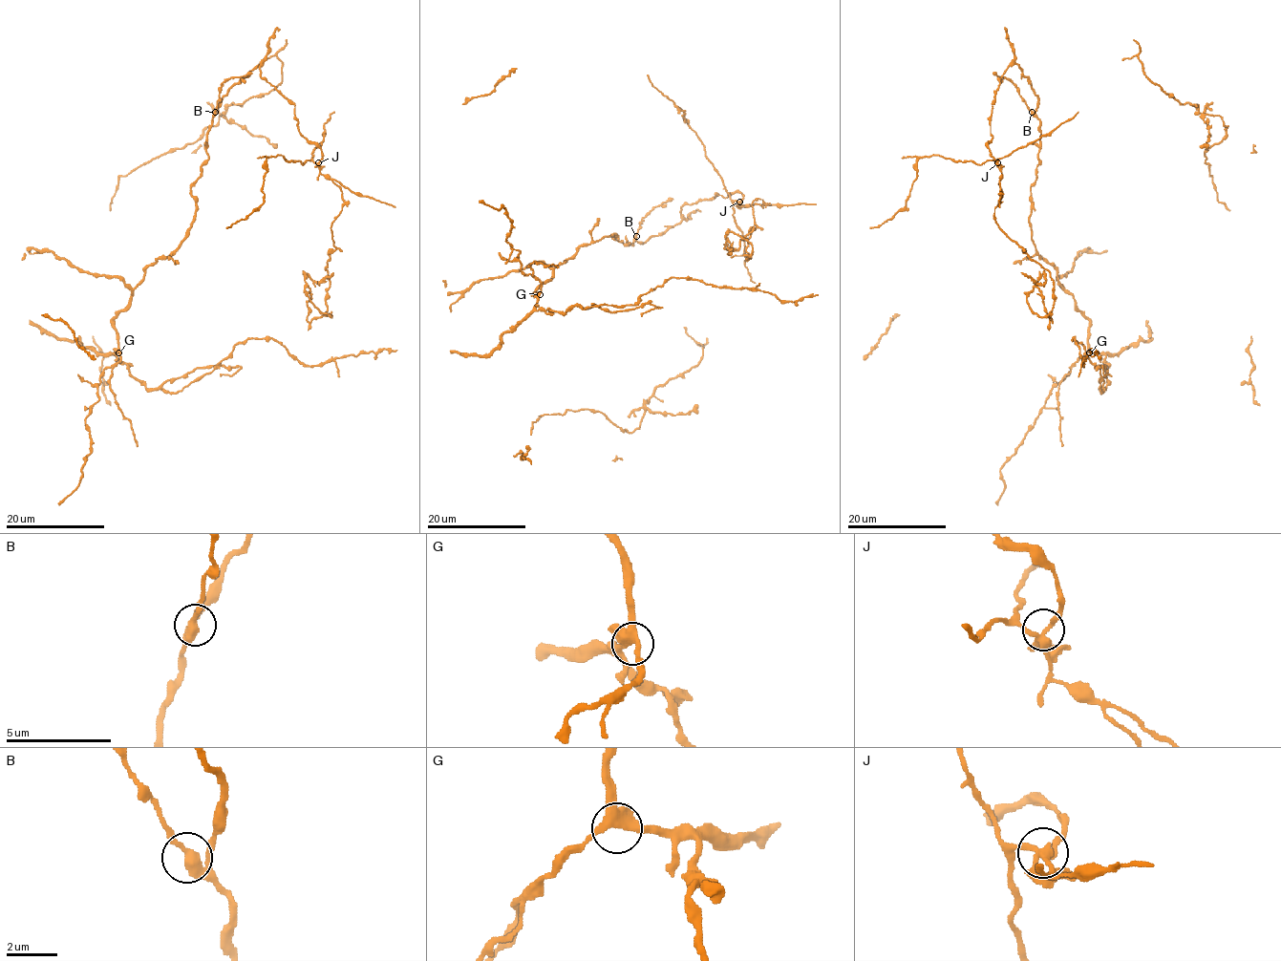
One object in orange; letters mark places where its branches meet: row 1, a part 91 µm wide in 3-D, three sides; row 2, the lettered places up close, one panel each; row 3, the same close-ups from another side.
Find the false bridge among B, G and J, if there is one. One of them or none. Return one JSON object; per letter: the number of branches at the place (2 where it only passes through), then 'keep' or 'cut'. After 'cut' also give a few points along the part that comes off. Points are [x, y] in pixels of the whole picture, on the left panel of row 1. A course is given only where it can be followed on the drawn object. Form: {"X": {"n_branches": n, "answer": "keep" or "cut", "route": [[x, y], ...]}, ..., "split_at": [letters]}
{"B": {"n_branches": 3, "answer": "keep"}, "G": {"n_branches": 4, "answer": "keep"}, "J": {"n_branches": 4, "answer": "cut", "route": [[318, 161], [344, 202], [330, 228], [329, 316], [310, 300], [304, 274], [318, 285], [332, 272]]}, "split_at": ["J"]}

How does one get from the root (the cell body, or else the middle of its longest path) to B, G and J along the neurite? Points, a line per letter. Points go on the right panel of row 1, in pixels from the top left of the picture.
B: (1037, 97), (1037, 107), (1032, 112)
G: (1037, 97), (1040, 151), (1036, 181), (1030, 186), (1032, 241), (1089, 321), (1089, 352)
J: (1037, 97), (1016, 64), (1012, 64), (999, 78), (995, 101), (992, 105), (992, 138), (987, 144), (996, 161)

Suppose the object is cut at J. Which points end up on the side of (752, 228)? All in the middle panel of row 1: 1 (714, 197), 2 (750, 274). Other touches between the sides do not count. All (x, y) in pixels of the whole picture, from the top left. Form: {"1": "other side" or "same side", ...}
{"1": "other side", "2": "same side"}

